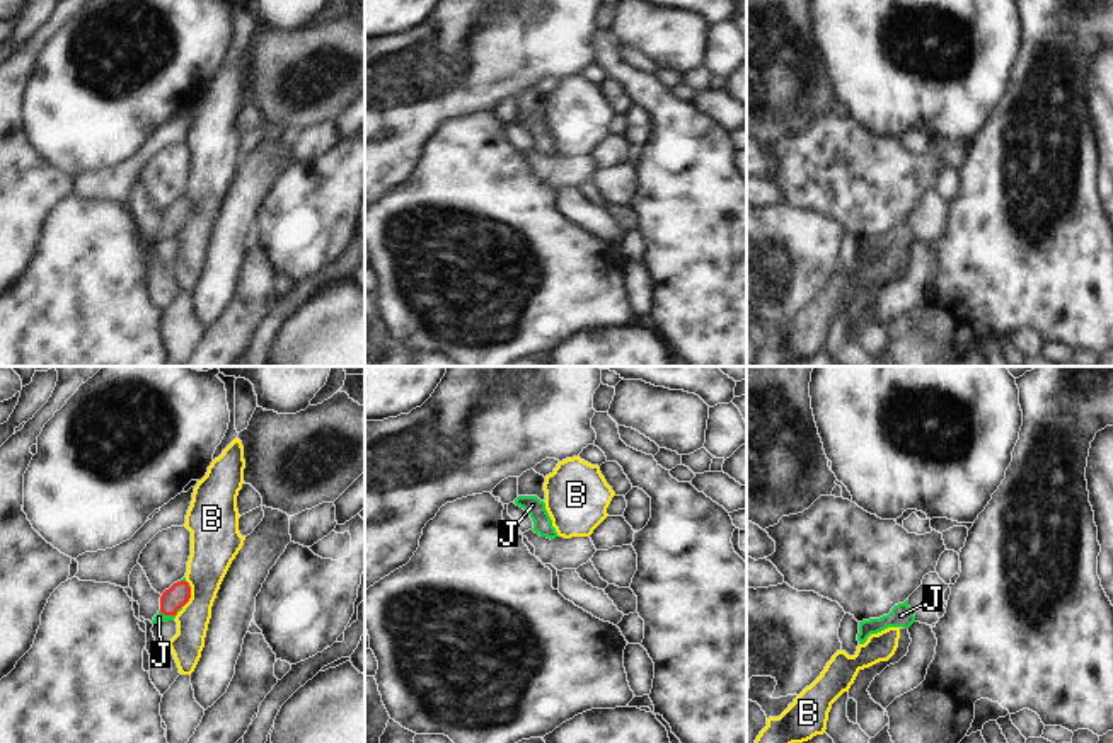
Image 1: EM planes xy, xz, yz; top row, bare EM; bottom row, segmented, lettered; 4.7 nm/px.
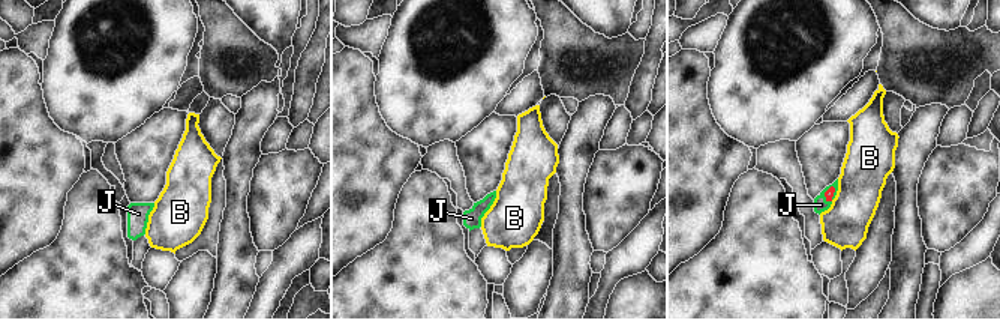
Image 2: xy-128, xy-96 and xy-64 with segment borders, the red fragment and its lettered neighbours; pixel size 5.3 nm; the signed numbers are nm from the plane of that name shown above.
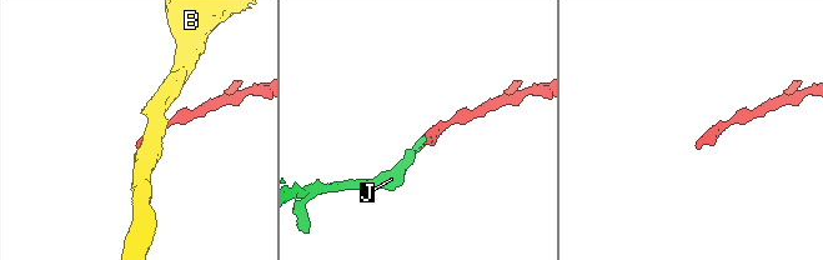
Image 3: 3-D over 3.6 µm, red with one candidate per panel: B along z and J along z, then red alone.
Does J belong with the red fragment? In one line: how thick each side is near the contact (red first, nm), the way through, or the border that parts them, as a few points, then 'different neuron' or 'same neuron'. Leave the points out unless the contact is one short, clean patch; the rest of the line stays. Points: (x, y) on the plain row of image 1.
110/50 nm | across xy (178, 213), (171, 220), (167, 232), (159, 236) | same neuron

